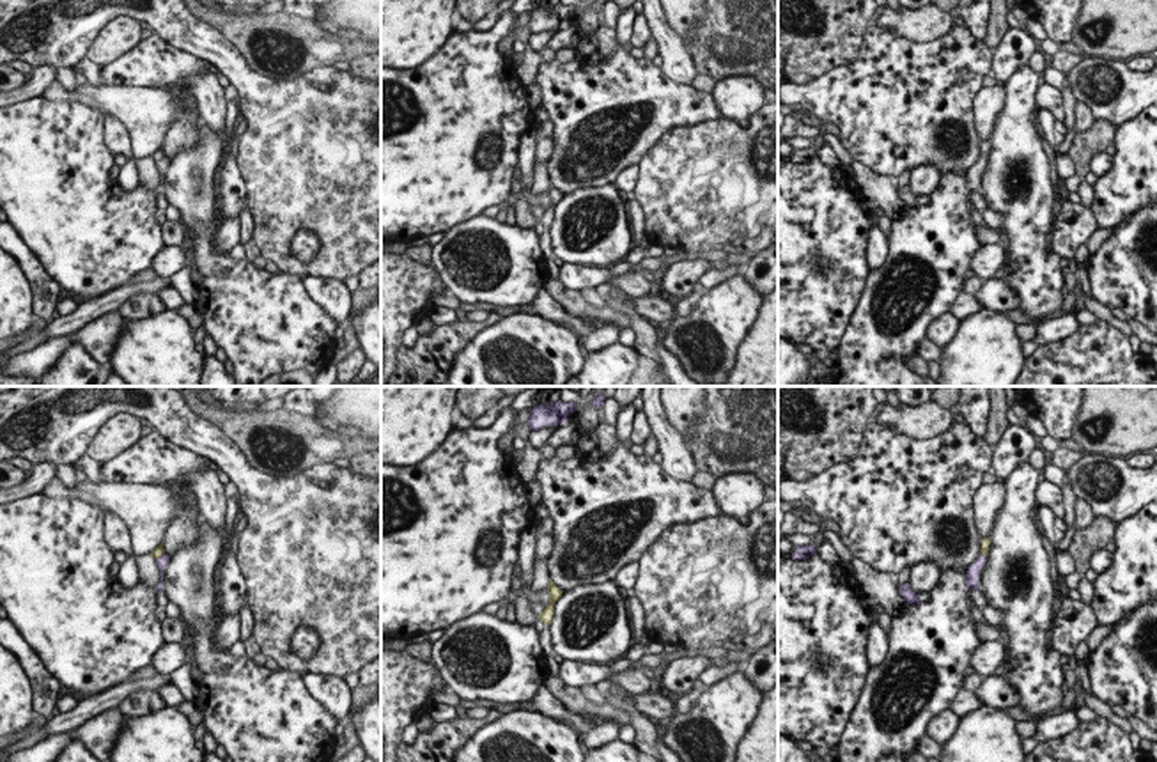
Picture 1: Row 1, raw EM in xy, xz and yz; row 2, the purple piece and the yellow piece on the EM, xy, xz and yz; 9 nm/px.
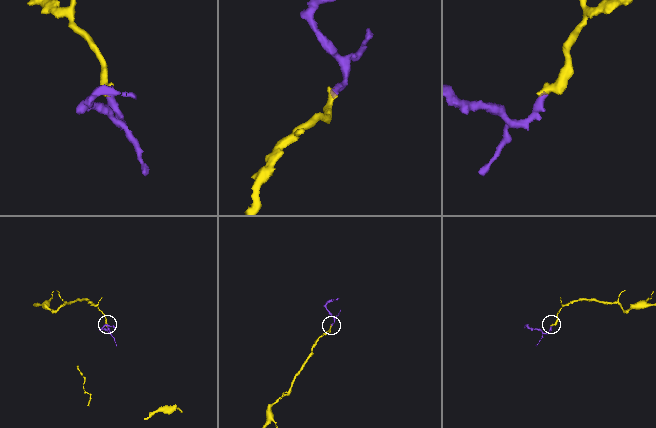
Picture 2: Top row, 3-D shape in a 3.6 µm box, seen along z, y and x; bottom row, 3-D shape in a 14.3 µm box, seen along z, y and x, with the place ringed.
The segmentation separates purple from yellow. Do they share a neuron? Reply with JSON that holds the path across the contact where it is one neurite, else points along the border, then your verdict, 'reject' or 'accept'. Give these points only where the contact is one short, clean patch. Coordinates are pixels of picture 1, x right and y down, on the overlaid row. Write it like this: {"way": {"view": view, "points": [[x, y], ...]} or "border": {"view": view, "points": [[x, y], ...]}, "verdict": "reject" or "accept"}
{"way": {"view": "xy", "points": [[160, 562], [160, 557], [156, 552]]}, "verdict": "accept"}

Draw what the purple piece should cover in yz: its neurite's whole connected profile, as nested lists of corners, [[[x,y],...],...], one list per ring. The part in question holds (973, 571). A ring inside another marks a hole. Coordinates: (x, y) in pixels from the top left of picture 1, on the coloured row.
[[[989,537],[982,539],[980,556],[966,571],[964,579],[966,579],[967,588],[971,590],[980,590],[980,572],[987,562],[989,544],[990,544]]]

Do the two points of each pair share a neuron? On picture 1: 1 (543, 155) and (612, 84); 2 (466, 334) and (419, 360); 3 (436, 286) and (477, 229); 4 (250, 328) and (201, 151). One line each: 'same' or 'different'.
1: different
2: same
3: different
4: same

